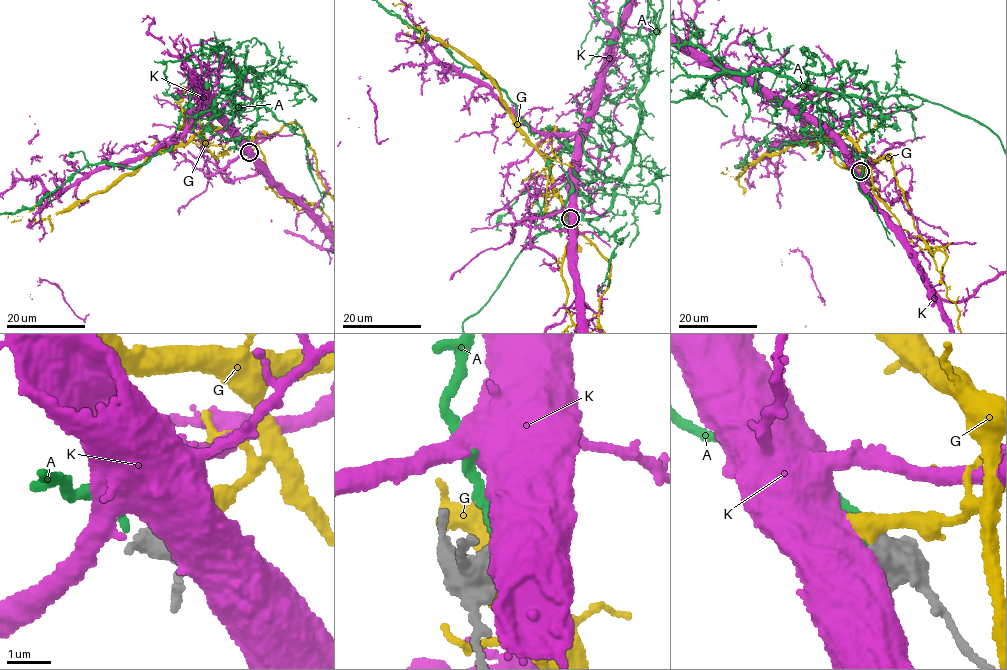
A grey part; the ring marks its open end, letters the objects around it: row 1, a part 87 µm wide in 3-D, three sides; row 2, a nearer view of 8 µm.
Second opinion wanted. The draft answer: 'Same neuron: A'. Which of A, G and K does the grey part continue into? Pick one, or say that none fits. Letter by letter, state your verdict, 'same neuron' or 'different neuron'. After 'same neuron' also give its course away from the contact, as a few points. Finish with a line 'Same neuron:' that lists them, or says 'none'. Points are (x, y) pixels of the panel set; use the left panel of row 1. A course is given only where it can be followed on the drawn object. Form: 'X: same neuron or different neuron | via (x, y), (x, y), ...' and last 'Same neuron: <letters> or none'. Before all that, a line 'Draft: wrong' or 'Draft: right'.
Draft: right
A: same neuron
G: different neuron
K: different neuron
Same neuron: A

